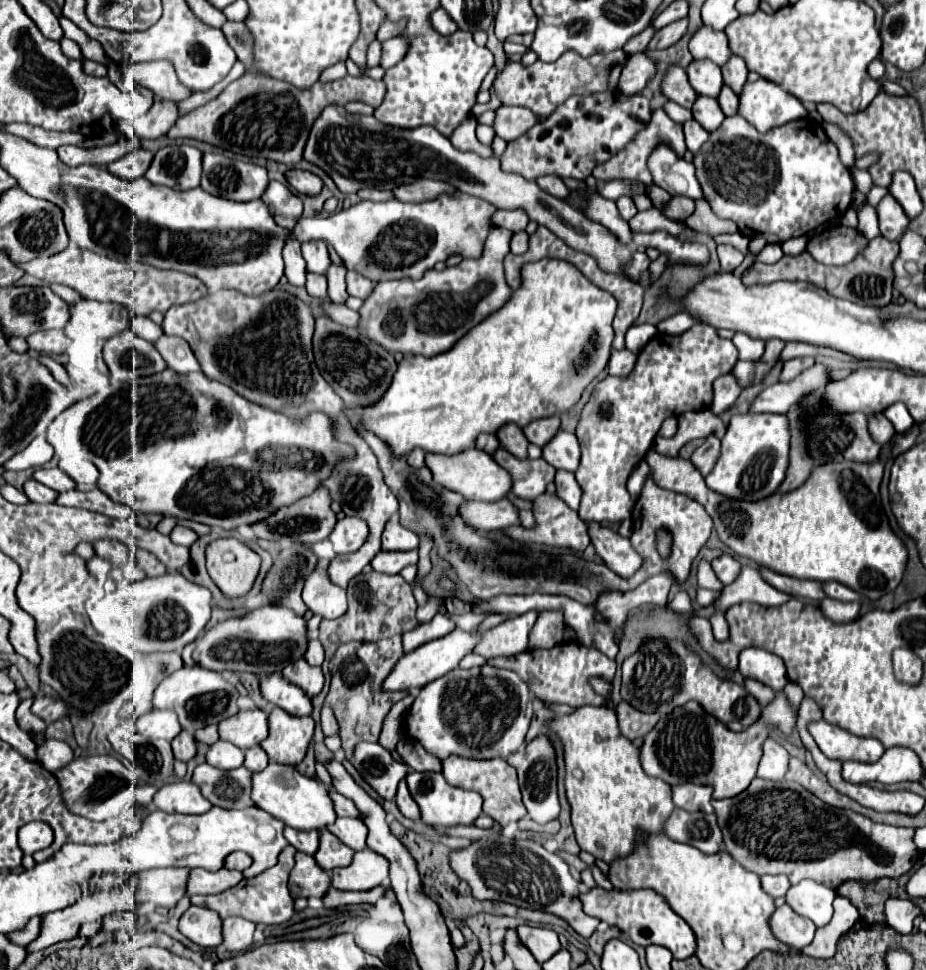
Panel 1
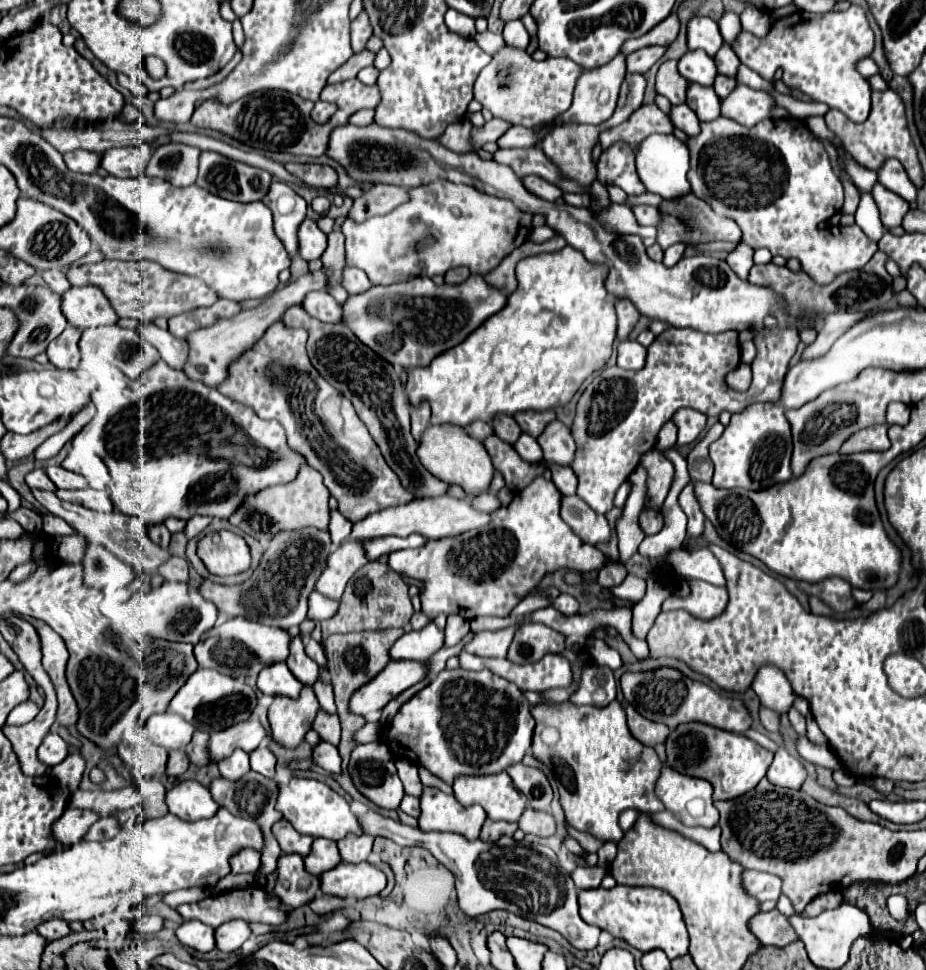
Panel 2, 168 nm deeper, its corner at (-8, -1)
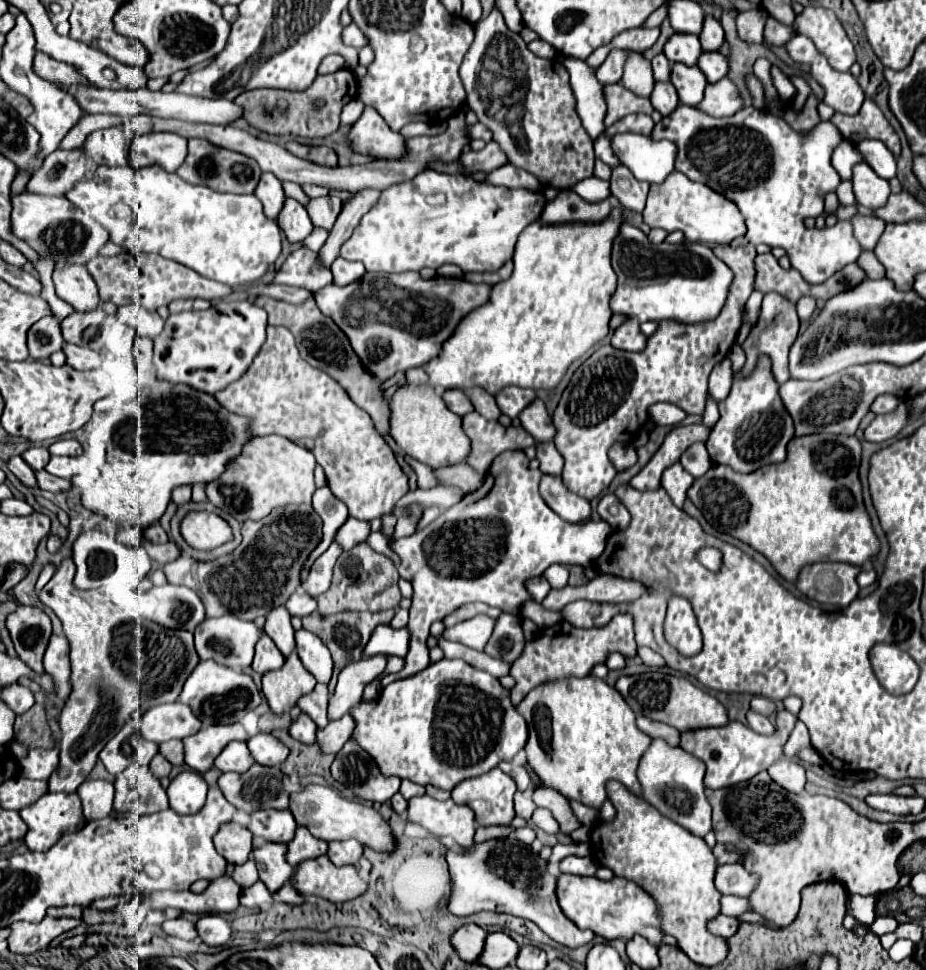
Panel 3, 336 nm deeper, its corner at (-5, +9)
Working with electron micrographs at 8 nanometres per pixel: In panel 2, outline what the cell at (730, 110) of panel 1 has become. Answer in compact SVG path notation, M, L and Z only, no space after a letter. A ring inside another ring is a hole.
M722 74L716 76L714 90L716 90L716 94L718 94L722 100L724 100L734 88L736 88L736 80L732 80L732 78L728 78L728 76L722 76Z

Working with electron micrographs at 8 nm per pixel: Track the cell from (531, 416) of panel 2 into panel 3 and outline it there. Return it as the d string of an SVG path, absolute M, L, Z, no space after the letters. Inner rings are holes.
M501 388L501 392L497 392L495 396L497 406L503 414L507 414L509 418L517 418L519 412L535 400L535 392L533 390L525 390L525 388Z

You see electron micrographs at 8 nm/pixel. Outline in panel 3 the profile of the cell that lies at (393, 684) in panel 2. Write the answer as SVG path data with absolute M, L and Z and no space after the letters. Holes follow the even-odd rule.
M373 656L373 658L363 658L359 662L347 664L337 680L335 692L329 696L329 706L327 706L327 718L337 720L343 714L349 712L351 706L361 702L361 694L365 684L377 678L385 670L385 656Z

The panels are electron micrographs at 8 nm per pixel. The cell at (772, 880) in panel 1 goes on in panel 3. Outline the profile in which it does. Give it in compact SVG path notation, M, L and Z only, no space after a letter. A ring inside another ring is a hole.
M725 864L717 866L715 884L723 896L749 896L757 884L757 876L749 874L741 864Z

